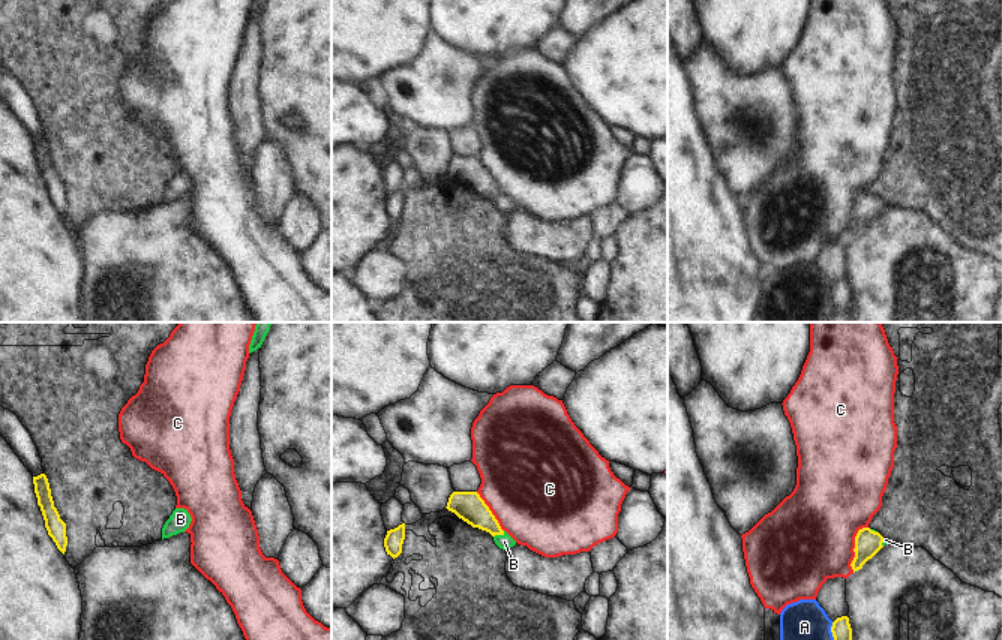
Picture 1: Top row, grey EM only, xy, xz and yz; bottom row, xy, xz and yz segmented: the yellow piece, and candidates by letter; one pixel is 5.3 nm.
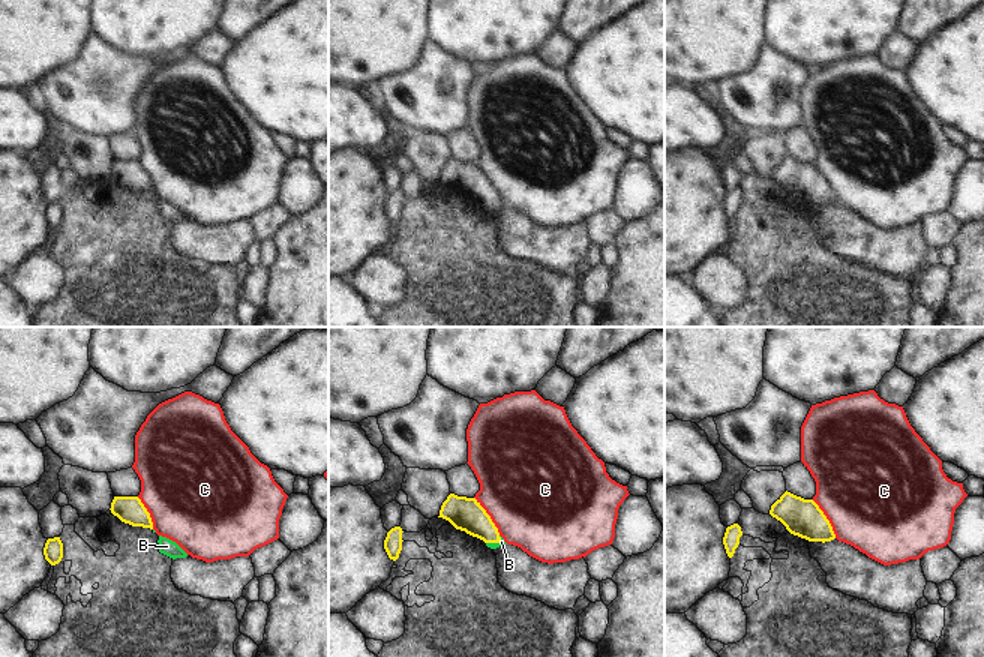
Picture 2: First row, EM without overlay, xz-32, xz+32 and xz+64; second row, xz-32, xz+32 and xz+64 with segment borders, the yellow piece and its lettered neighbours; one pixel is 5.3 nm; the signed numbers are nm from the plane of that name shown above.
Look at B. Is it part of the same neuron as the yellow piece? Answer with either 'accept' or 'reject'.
accept

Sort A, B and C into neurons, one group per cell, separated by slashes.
A / B / C

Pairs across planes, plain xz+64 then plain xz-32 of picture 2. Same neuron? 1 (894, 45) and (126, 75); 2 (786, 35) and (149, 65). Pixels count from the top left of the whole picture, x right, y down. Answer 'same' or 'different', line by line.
1: same
2: different

